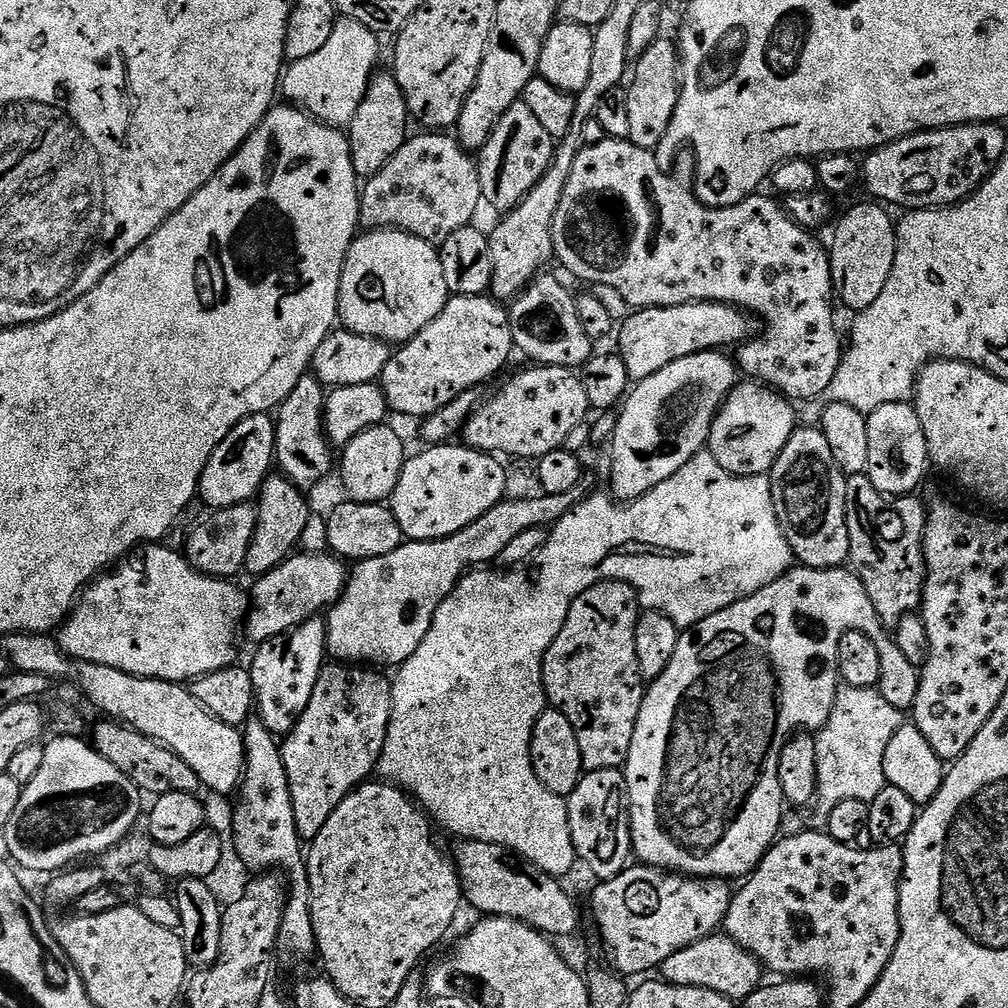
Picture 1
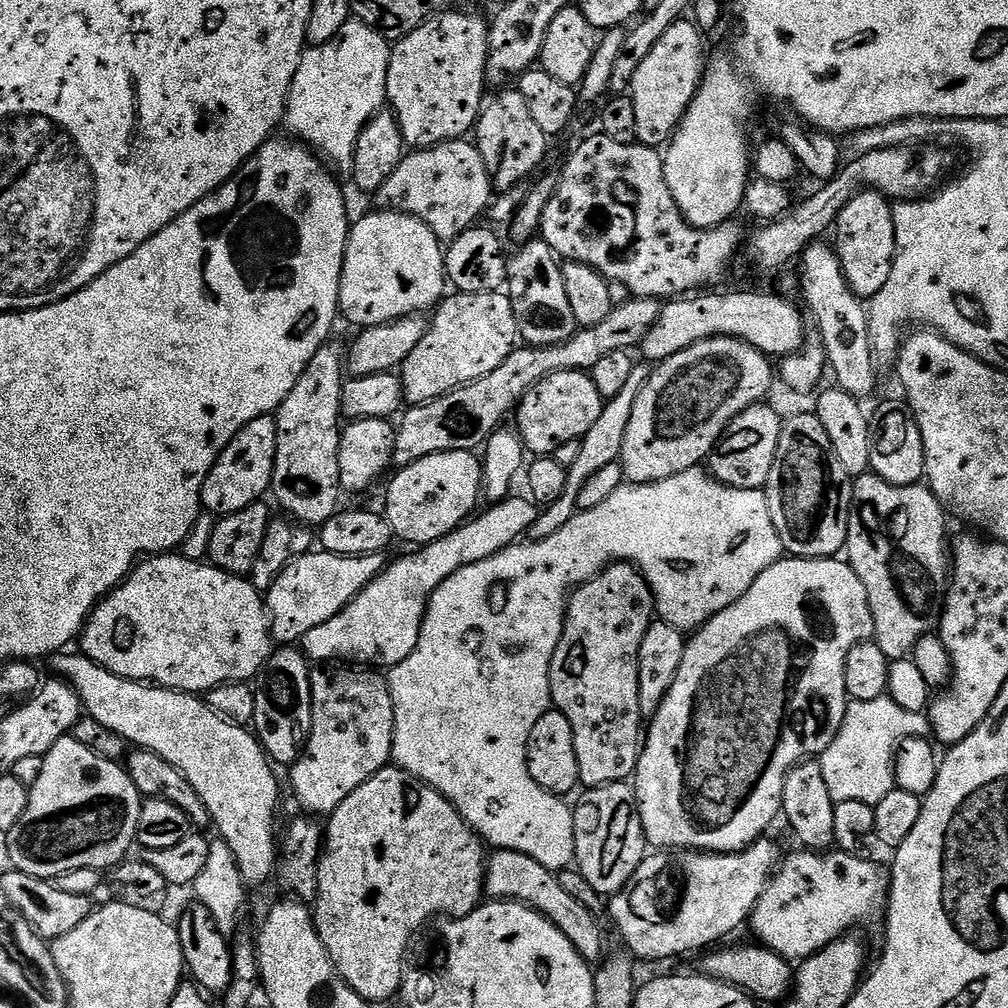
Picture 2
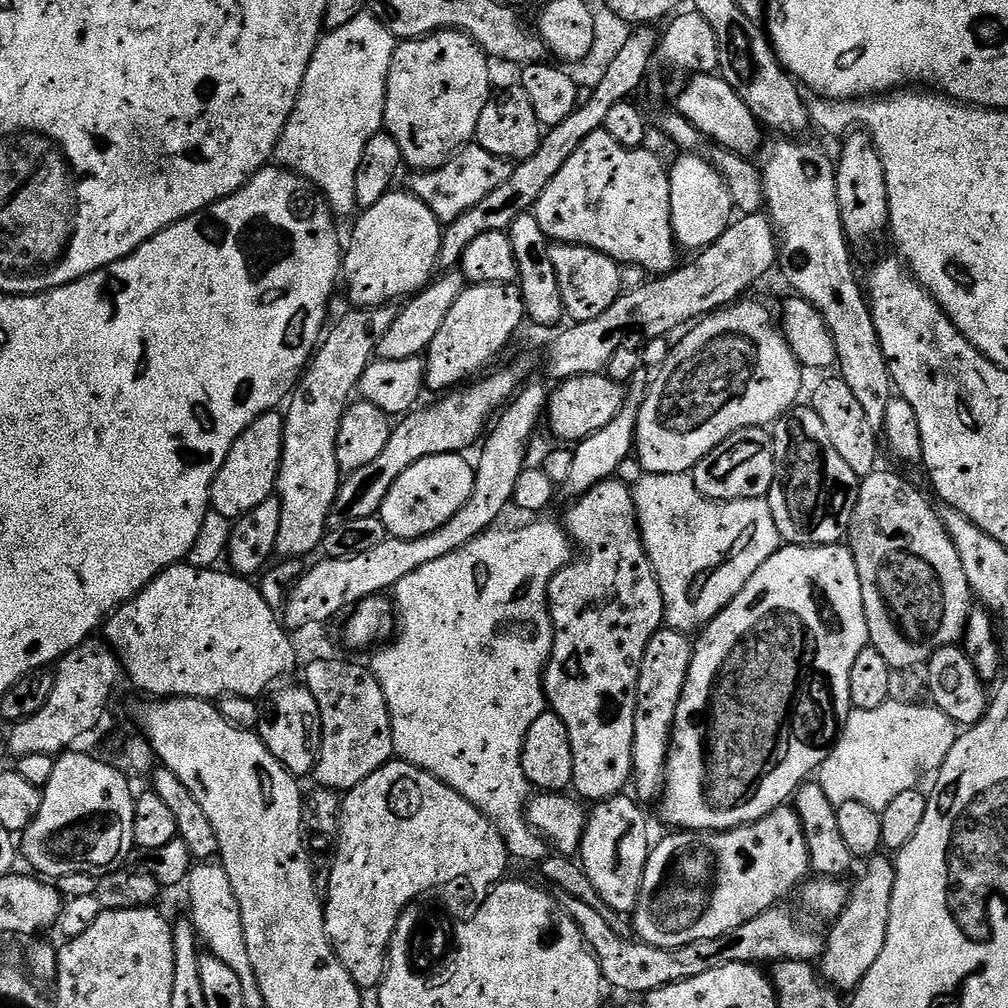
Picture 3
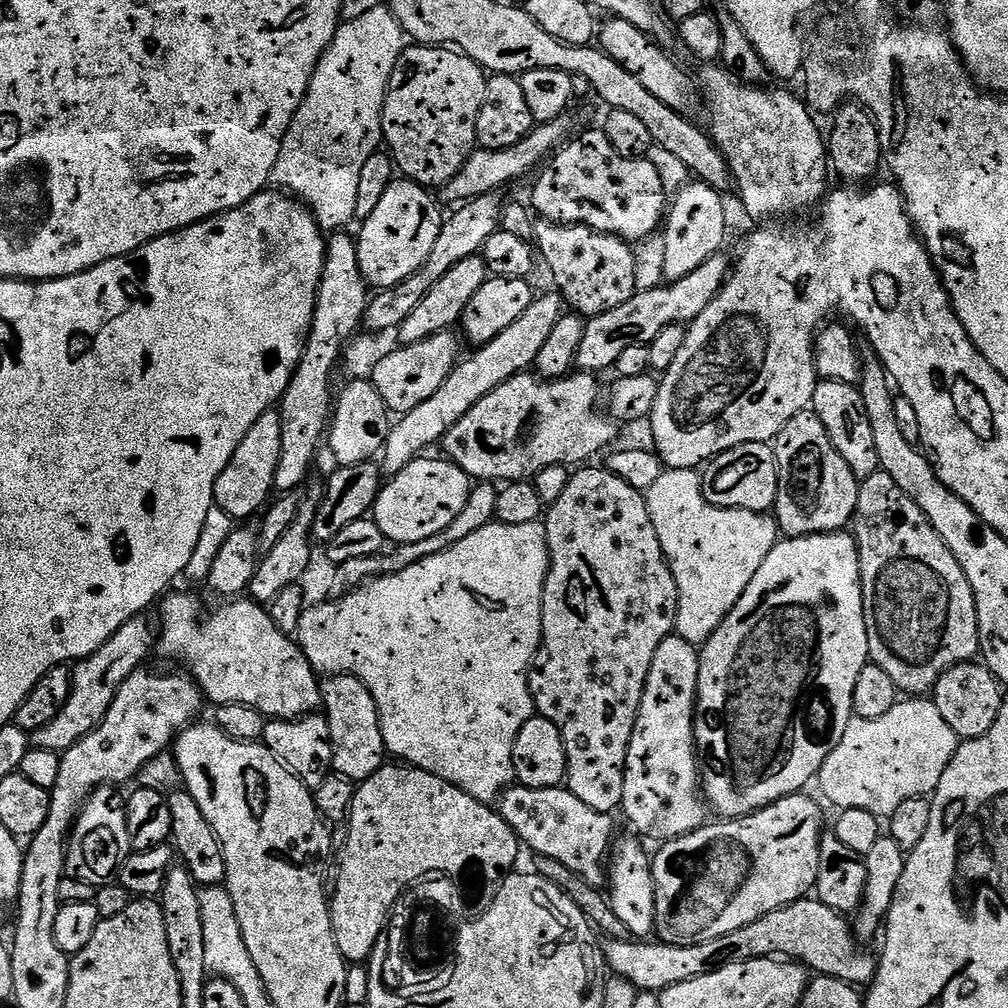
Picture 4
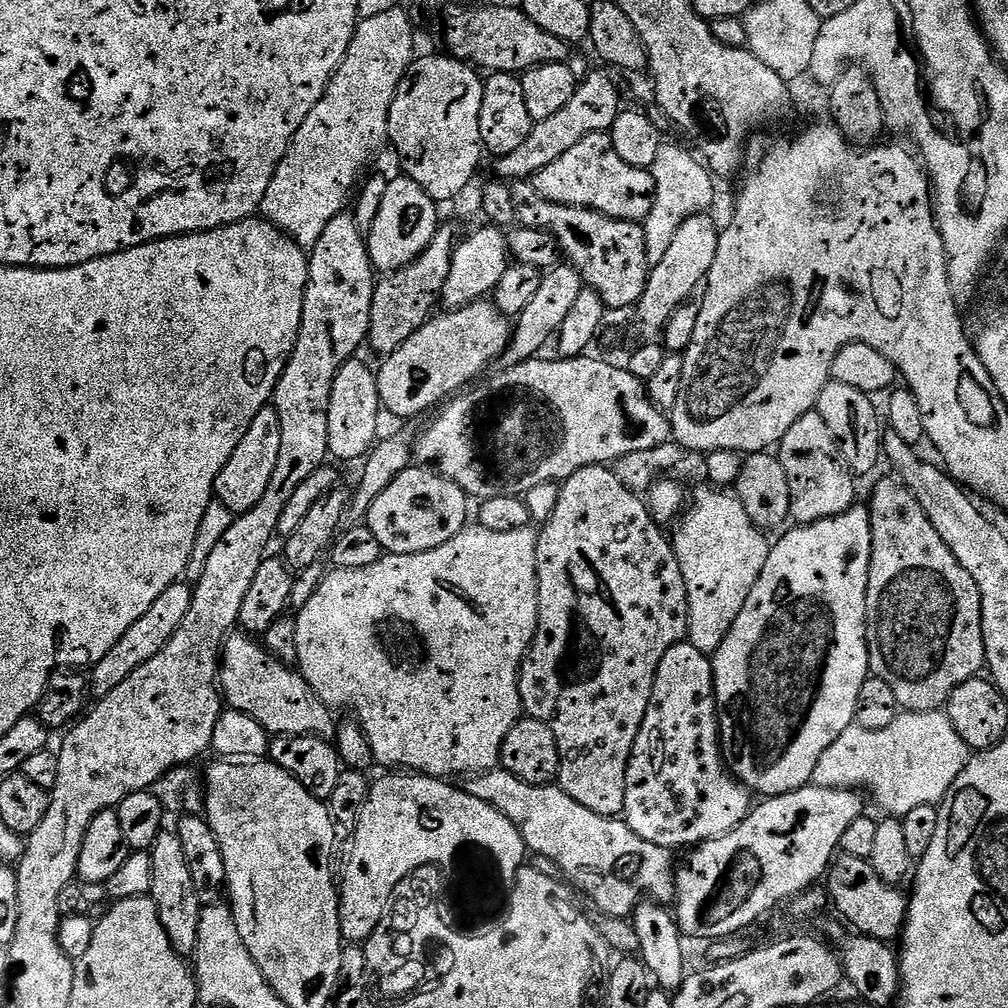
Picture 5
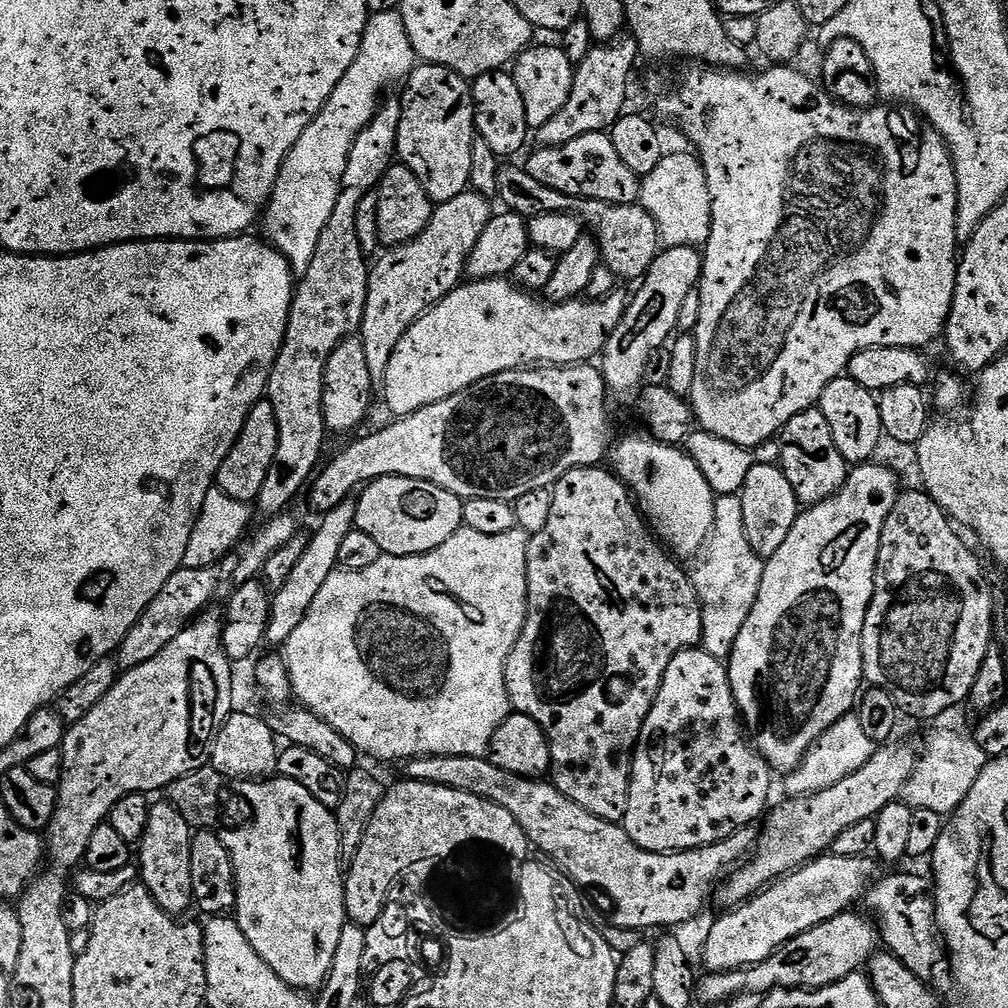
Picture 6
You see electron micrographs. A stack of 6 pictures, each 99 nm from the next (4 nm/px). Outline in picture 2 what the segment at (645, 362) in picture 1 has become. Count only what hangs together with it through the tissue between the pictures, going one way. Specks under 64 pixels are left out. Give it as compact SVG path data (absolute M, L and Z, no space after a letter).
M716 290L692 294L687 298L672 298L661 307L642 345L645 361L669 360L674 358L674 354L698 342L719 336L735 336L737 340L754 346L769 358L792 356L804 347L804 320L790 301L780 296L771 296L768 292L712 291Z

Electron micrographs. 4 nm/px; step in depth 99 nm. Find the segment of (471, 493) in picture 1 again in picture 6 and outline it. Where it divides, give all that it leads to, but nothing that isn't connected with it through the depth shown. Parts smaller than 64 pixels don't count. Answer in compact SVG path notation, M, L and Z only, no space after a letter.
M383 476L367 485L356 500L356 527L370 534L385 556L417 556L438 550L463 523L464 501L450 490L418 478Z

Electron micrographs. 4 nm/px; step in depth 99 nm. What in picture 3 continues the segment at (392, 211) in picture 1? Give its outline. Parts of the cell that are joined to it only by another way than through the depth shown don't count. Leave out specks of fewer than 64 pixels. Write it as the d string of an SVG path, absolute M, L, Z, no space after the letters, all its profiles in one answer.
M473 142L464 145L441 168L435 168L429 172L413 171L411 173L412 181L406 184L406 188L413 196L426 202L426 206L430 206L434 218L438 218L441 225L446 226L450 222L454 222L454 218L462 218L462 214L466 214L466 210L470 210L470 206L478 206L478 202L482 202L482 198L486 198L486 194L490 194L490 190L502 186L502 182L506 182L506 178L510 178L512 169L513 165L509 161L490 154L490 150Z

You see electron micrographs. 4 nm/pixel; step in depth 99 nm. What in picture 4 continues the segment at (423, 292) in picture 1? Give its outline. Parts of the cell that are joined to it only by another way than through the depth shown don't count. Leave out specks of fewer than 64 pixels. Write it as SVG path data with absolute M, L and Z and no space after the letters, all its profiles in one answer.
M407 178L393 179L386 194L382 194L378 201L374 214L359 225L360 236L356 240L358 266L365 282L373 289L383 290L401 284L426 262L426 258L430 258L442 223L440 208L432 196L435 195L423 184Z

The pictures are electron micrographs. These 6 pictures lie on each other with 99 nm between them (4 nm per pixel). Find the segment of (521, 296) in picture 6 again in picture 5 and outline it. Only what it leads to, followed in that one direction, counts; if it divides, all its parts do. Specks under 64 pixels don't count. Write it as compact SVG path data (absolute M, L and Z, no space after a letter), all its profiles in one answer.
M477 302L465 308L453 308L443 314L445 316L433 315L428 323L422 325L405 344L398 346L394 354L386 357L381 363L384 365L378 368L376 381L380 391L380 403L387 415L389 412L392 416L416 416L427 408L435 409L441 402L447 401L453 394L471 385L481 375L479 372L492 359L495 361L500 358L508 347L510 320L496 309L495 303Z

